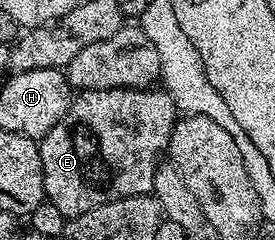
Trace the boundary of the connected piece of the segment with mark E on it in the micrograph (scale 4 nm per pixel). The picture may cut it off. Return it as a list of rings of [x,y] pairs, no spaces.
[[[161,87],[145,89],[85,89],[72,100],[69,111],[39,141],[43,192],[67,218],[76,217],[101,203],[133,195],[154,194],[155,170],[161,164],[177,120],[173,99]]]

